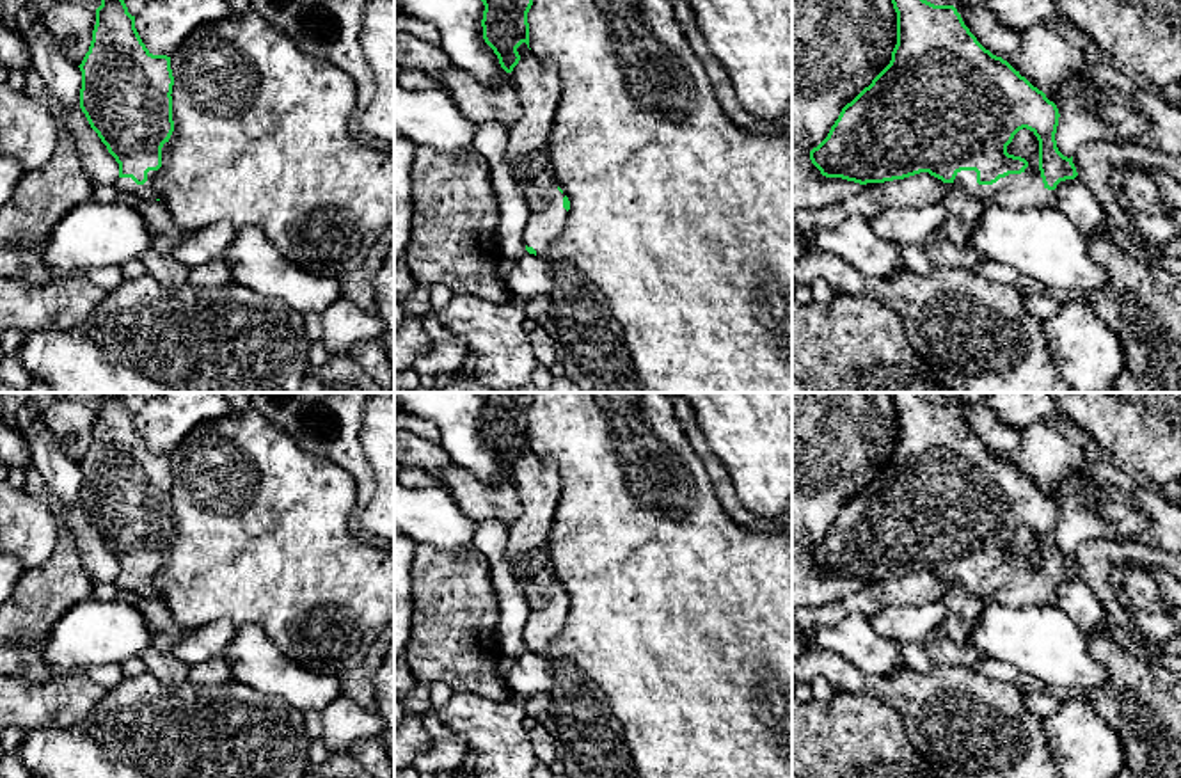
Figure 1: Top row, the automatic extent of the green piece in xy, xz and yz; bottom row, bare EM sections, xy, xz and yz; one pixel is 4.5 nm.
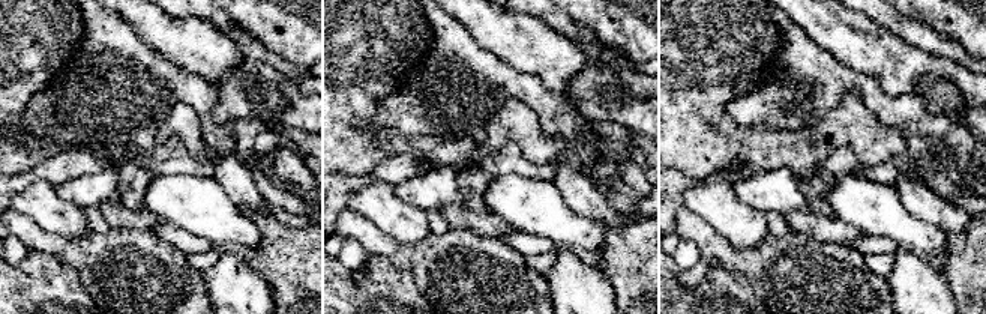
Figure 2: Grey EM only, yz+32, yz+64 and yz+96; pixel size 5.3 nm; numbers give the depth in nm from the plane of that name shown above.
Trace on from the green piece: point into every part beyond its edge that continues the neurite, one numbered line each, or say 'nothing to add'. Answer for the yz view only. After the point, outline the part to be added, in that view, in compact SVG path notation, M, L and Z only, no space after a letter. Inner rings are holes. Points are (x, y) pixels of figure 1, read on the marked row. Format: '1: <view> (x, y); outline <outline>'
1: yz (1022, 190); outline M1032 165L1021 174L1000 178L993 185L979 185L975 171L961 171L957 172L954 185L963 187L984 204L996 202L1009 210L1057 208L1055 190L1044 187L1041 171L1035 171Z

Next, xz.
1: xz (592, 352); outline M549 171L517 183L517 188L531 211L524 243L533 247L536 256L547 261L554 272L551 307L542 327L554 339L558 373L568 377L581 393L641 393L623 330L602 290L572 265L554 265L551 259L551 243L559 236L568 218L568 211L563 208L565 194L558 190Z

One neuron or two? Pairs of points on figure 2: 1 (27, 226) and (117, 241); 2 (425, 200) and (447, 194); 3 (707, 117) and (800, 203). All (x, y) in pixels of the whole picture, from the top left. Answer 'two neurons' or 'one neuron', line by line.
1: one neuron
2: one neuron
3: two neurons

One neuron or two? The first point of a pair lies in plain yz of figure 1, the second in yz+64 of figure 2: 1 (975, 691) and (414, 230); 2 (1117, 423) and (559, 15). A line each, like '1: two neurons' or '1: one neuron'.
1: two neurons
2: two neurons

